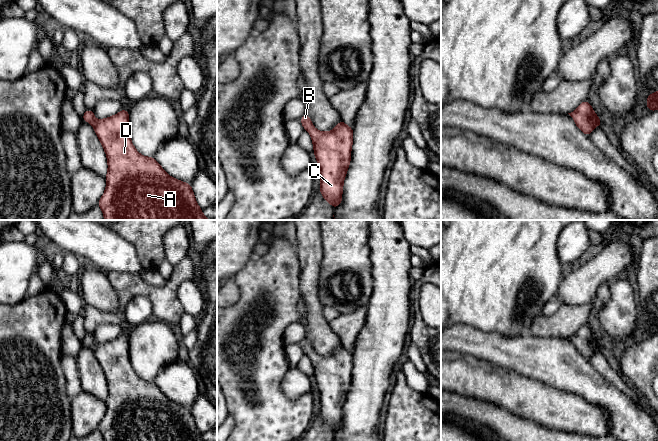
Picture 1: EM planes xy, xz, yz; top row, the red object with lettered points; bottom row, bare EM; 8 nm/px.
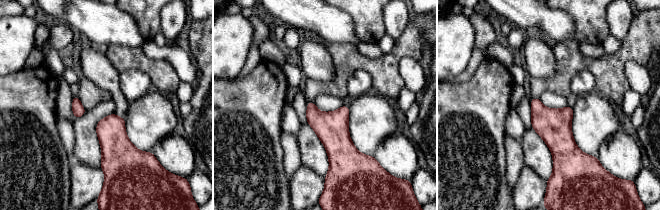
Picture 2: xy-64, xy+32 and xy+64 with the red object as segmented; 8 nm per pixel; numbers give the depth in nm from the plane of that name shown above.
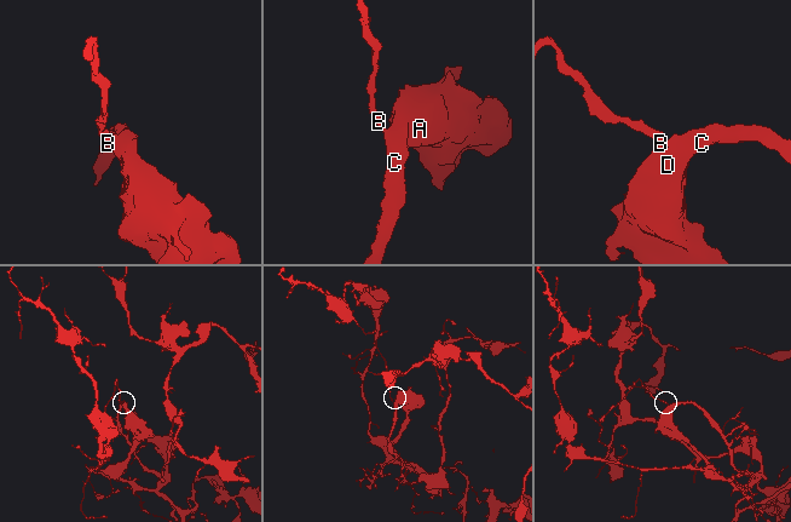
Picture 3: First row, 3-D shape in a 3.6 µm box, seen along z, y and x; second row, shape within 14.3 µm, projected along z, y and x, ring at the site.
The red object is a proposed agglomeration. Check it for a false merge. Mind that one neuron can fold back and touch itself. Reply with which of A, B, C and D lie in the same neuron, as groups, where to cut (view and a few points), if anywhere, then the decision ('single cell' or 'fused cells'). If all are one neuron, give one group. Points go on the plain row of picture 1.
groups A B C D; cut none; single cell

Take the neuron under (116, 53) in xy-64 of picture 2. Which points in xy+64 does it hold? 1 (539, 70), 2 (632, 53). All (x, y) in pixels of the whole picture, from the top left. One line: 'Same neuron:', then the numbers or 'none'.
Same neuron: 2

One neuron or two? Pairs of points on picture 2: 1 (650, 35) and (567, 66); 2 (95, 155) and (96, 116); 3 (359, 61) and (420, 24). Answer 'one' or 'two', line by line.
1: one
2: one
3: one

